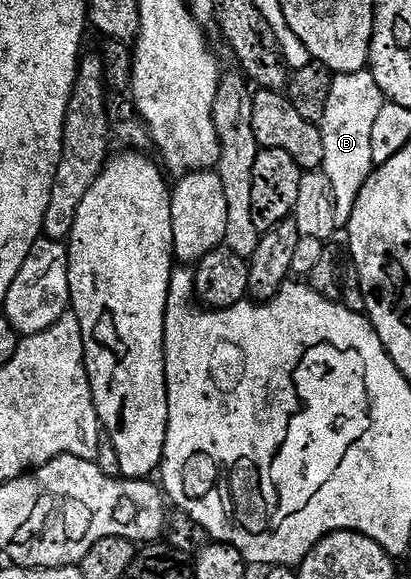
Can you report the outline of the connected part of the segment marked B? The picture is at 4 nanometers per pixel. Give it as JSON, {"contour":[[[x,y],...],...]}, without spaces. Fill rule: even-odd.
{"contour":[[[369,70],[335,74],[332,78],[330,100],[320,124],[325,146],[321,170],[330,179],[331,188],[334,190],[334,225],[338,231],[348,227],[358,193],[375,170],[370,146],[371,130],[374,129],[374,122],[377,121],[385,102],[384,94]]]}

